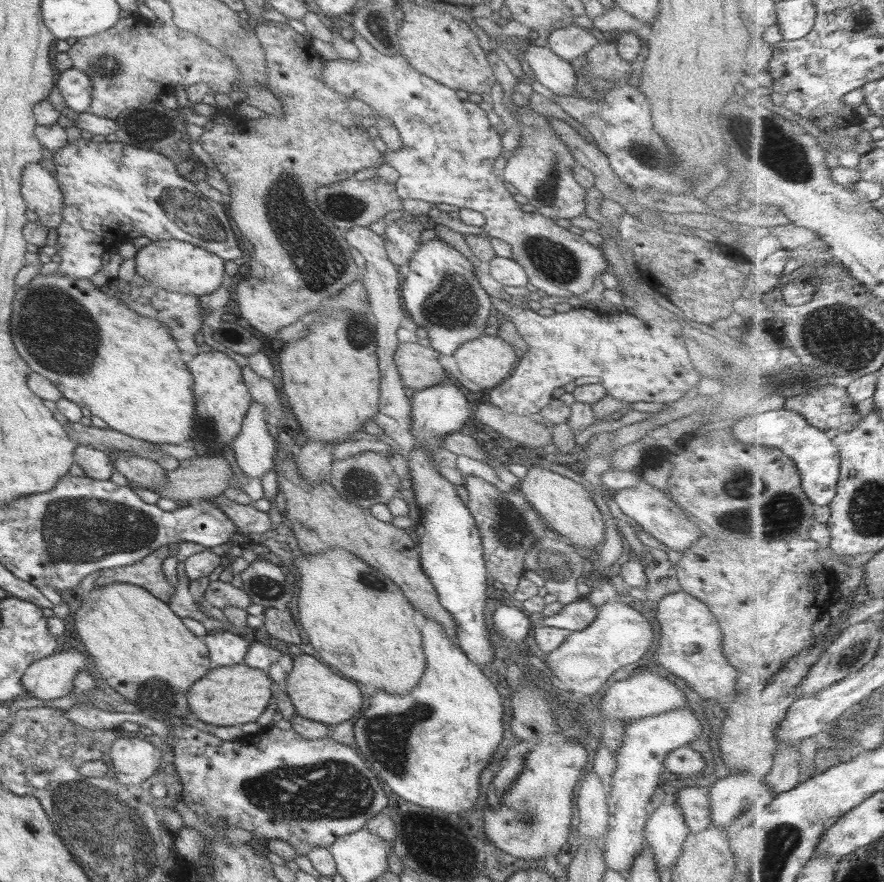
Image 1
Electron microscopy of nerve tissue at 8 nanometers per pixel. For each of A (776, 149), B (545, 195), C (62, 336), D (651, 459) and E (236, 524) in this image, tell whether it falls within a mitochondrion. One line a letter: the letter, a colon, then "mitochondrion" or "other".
A: mitochondrion
B: mitochondrion
C: mitochondrion
D: other
E: other

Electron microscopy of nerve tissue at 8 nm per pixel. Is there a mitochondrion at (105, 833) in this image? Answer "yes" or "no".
yes

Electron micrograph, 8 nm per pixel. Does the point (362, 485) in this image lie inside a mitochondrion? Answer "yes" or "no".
yes

